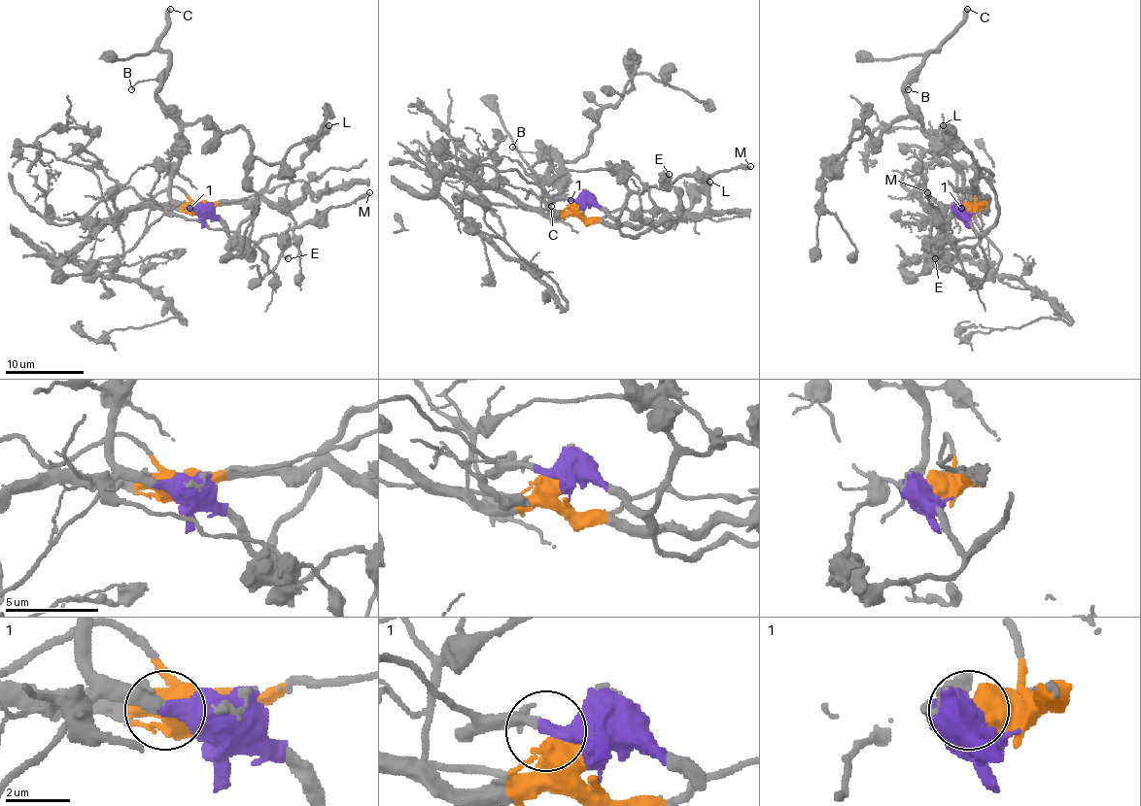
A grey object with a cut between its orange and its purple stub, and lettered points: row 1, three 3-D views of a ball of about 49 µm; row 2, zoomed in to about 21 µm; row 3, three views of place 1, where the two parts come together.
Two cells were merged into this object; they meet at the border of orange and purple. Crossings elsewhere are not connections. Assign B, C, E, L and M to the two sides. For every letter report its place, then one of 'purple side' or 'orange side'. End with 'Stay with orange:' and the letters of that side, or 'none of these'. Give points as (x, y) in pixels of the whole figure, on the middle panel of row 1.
B: at (512, 147); purple side
C: at (551, 206); purple side
E: at (669, 174); purple side
L: at (709, 182); purple side
M: at (750, 166); purple side
Stay with orange: none of these

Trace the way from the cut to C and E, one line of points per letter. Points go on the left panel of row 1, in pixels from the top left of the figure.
C: (202, 214), (170, 196), (170, 172), (178, 160), (178, 117), (156, 93), (168, 60), (158, 36), (170, 9)
E: (202, 214), (206, 218), (216, 218), (243, 248), (275, 235), (281, 253), (287, 259)

